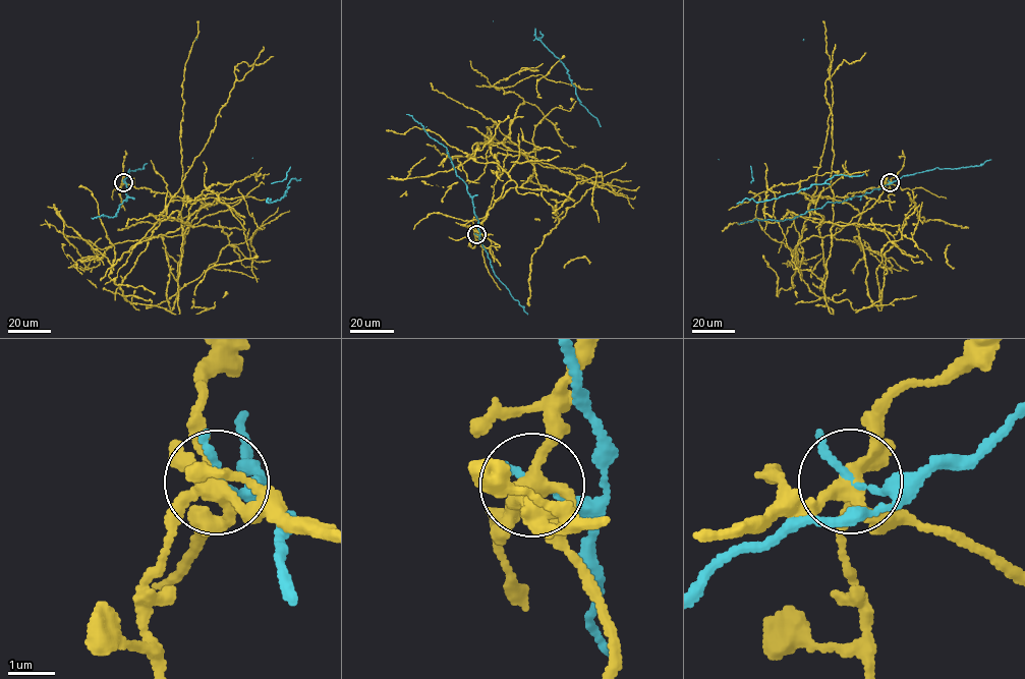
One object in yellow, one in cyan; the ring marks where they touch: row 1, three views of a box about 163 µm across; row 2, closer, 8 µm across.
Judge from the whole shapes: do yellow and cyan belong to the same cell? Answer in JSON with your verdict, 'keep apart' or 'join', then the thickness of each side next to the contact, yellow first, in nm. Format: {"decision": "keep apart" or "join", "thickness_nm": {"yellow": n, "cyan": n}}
{"decision": "keep apart", "thickness_nm": {"yellow": 320, "cyan": 120}}

